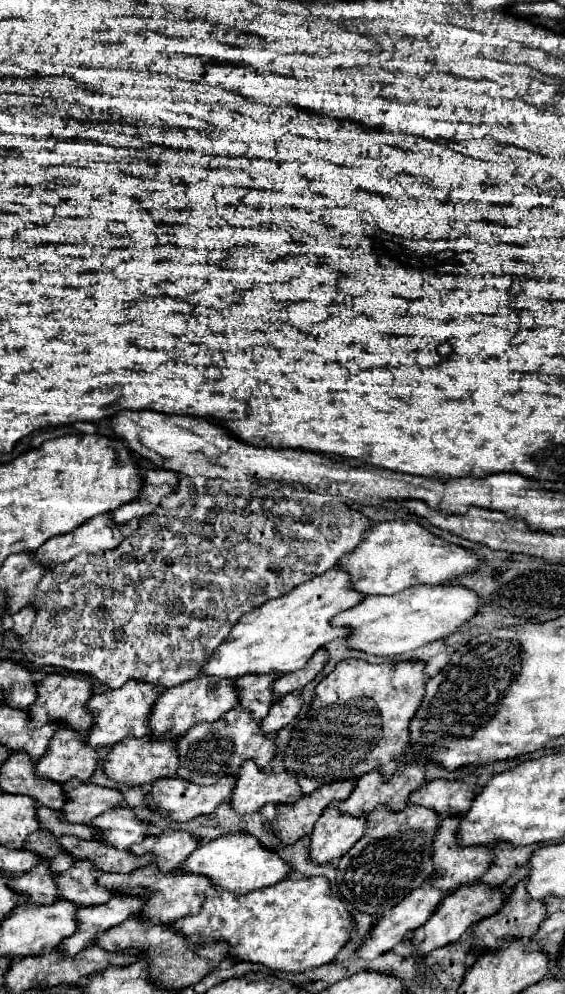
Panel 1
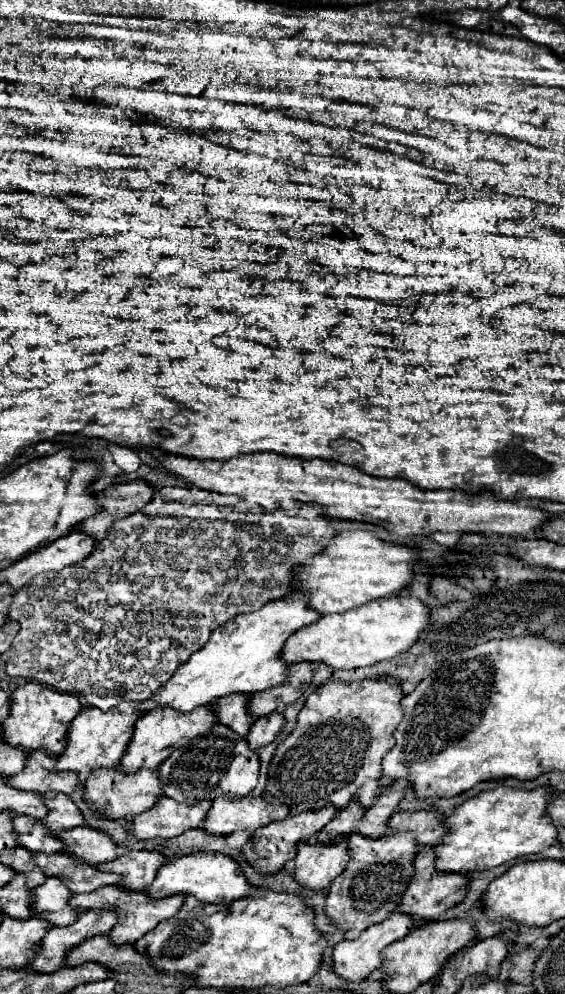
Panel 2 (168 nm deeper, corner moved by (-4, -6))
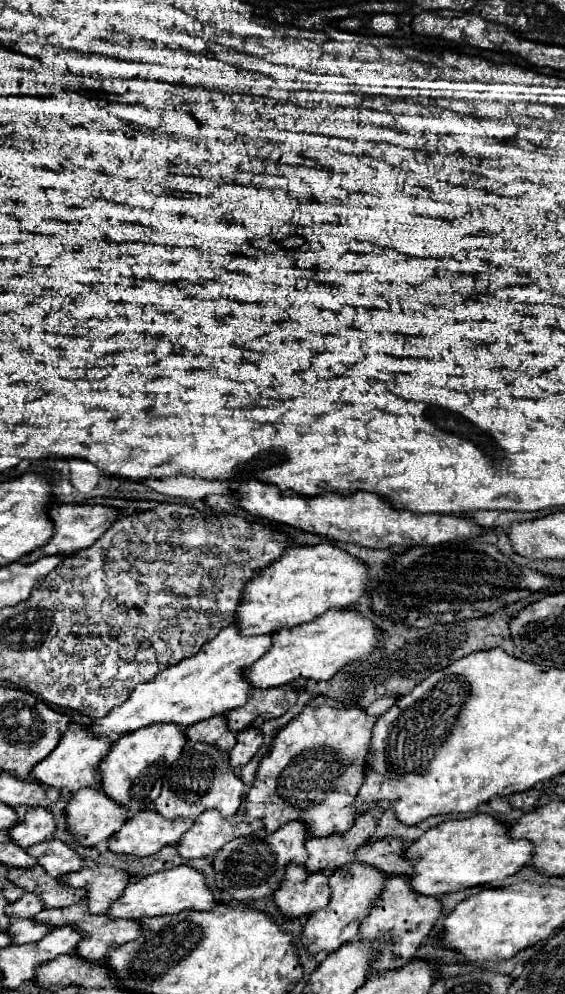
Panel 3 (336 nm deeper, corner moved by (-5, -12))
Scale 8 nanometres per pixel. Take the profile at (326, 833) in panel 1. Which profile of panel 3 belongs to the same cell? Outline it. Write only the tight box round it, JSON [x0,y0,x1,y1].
[274,862,332,918]

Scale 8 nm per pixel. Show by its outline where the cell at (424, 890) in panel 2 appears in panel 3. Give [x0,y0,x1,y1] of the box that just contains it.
[360,876,442,972]

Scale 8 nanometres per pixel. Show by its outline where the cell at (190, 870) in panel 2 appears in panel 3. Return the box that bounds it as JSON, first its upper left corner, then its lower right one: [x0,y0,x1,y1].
[108,864,220,920]

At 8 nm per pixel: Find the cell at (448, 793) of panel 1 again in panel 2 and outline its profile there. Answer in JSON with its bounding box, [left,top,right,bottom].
[389,812,447,846]

